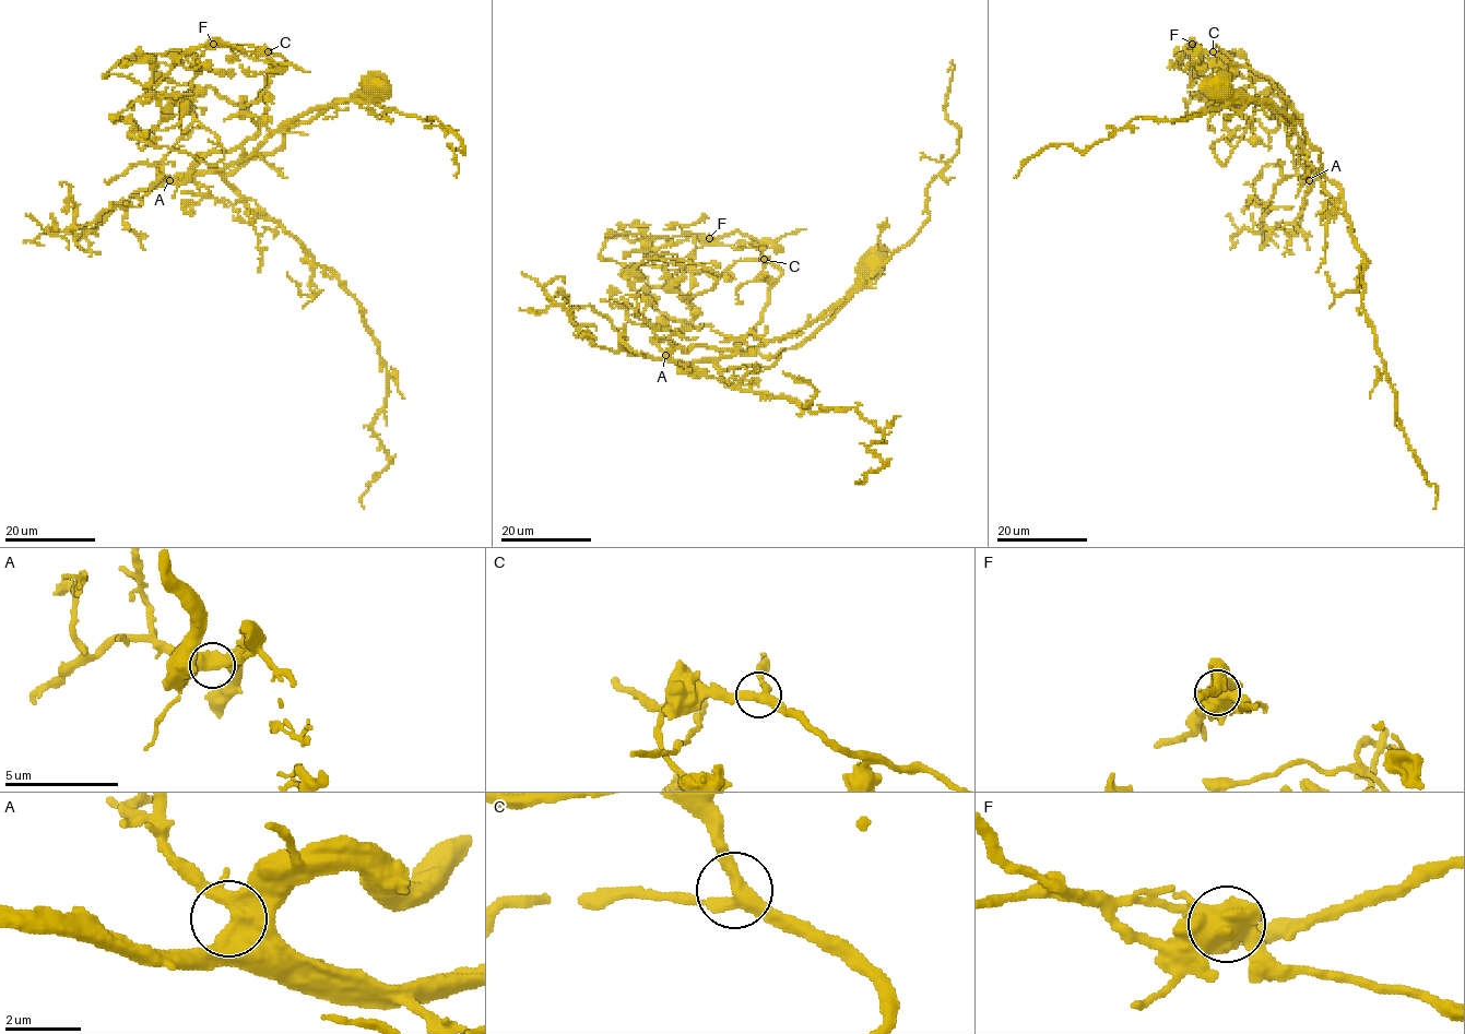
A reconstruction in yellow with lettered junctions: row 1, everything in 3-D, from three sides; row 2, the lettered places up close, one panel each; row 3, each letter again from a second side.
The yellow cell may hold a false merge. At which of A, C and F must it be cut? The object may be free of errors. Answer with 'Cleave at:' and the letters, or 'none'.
Cleave at: F

